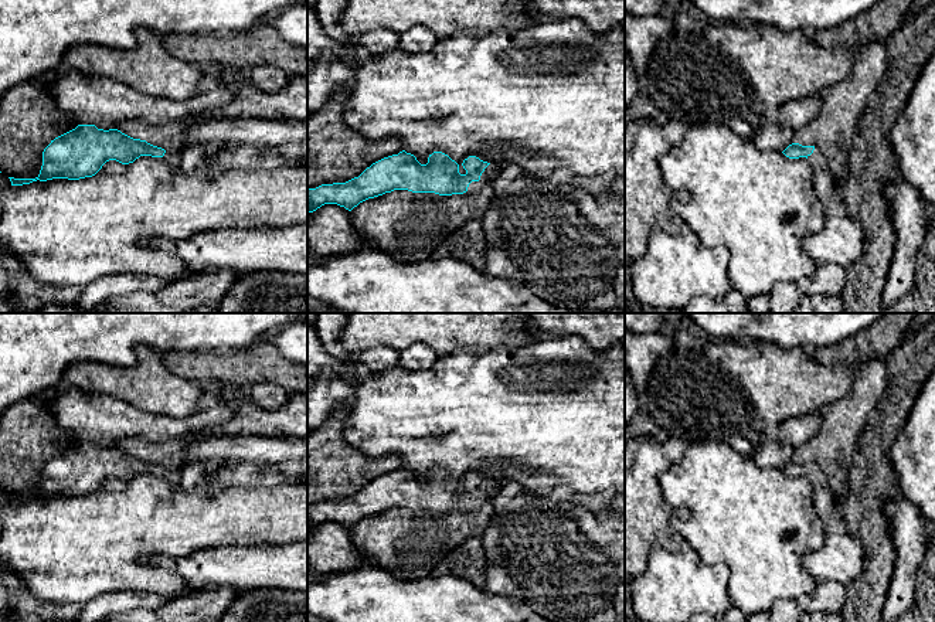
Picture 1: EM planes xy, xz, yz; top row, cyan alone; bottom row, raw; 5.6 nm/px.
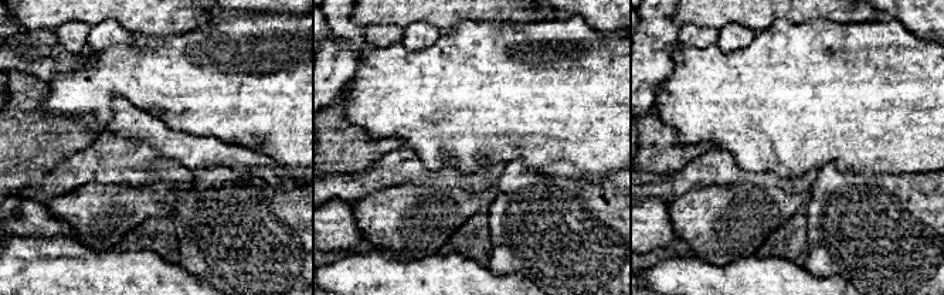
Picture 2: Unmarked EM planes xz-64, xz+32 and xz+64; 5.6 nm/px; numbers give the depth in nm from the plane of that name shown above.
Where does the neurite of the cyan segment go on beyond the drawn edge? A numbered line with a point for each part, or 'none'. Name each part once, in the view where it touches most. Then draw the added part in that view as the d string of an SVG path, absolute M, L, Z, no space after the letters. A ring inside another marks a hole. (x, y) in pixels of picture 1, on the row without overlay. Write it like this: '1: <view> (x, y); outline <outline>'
1: xz (490, 489); outline M489 482L482 490L480 497L472 499L468 504L468 509L463 511L477 511L486 500L494 499L499 492L500 487L494 482Z

